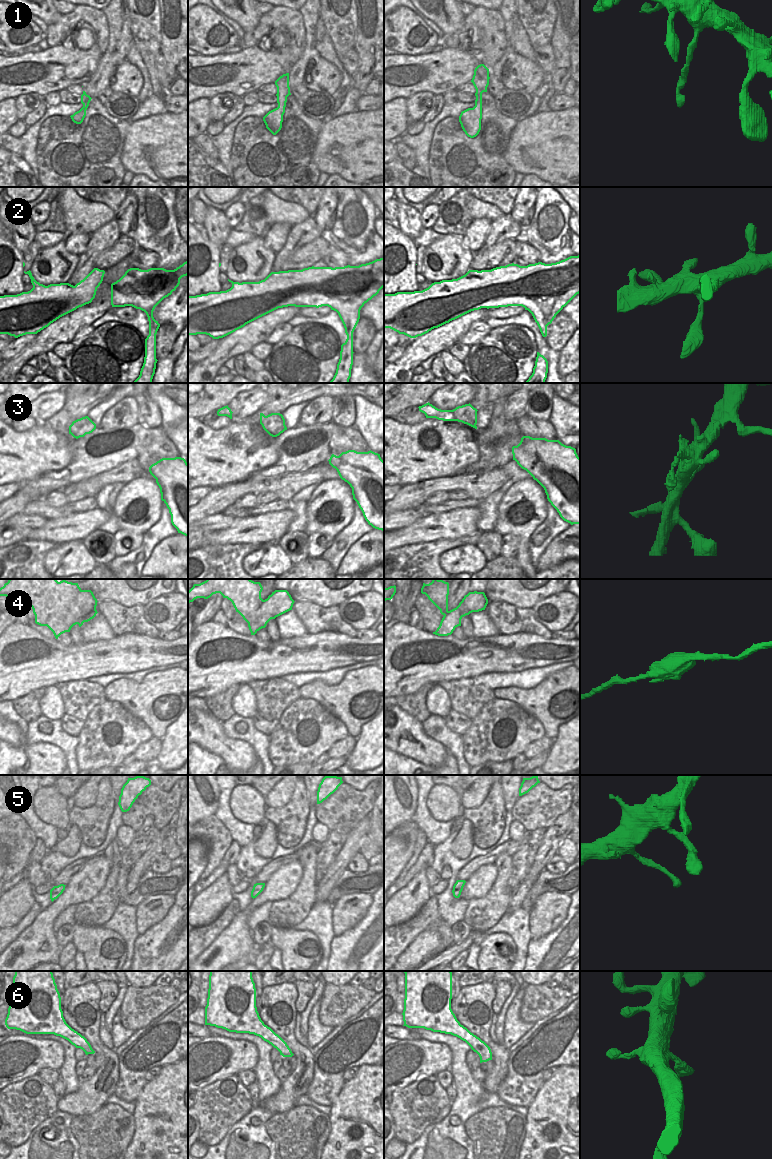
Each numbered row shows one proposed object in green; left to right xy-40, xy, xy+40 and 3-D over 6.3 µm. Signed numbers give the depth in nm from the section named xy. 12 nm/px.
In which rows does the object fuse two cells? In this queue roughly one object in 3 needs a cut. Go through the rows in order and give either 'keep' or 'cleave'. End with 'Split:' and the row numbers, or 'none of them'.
1: keep
2: keep
3: cleave
4: cleave
5: keep
6: keep
Split: 3, 4

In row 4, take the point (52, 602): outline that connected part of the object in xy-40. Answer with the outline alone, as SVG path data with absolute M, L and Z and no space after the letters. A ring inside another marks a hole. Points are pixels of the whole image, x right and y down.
M9 579L3 587L0 588L0 596L6 596L12 602L22 600L28 603L35 615L35 623L40 626L47 626L54 634L55 638L65 633L70 632L71 628L78 624L79 627L84 622L93 619L98 613L94 609L87 616L79 619L76 623L73 622L72 609L77 604L77 596L81 588L78 583L62 580L58 582L56 579Z

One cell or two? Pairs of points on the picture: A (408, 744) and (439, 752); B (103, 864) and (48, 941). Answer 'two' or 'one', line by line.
A: one
B: one

